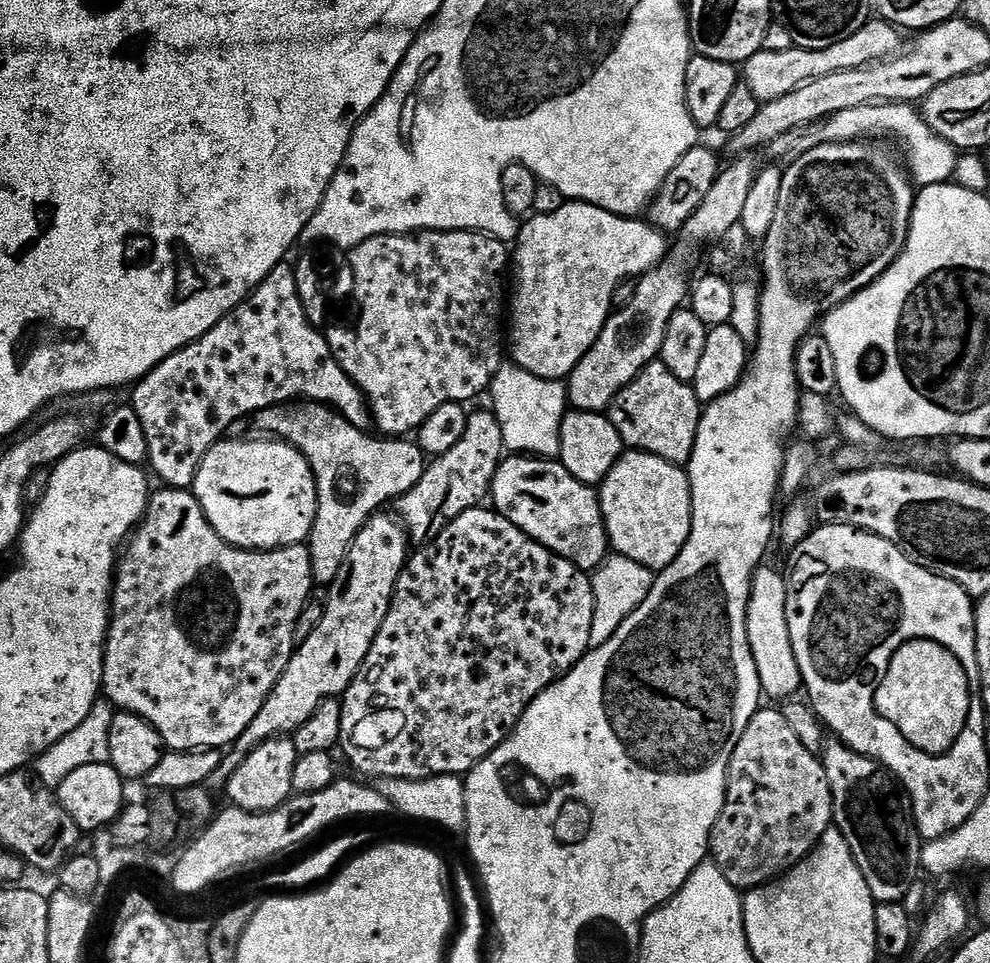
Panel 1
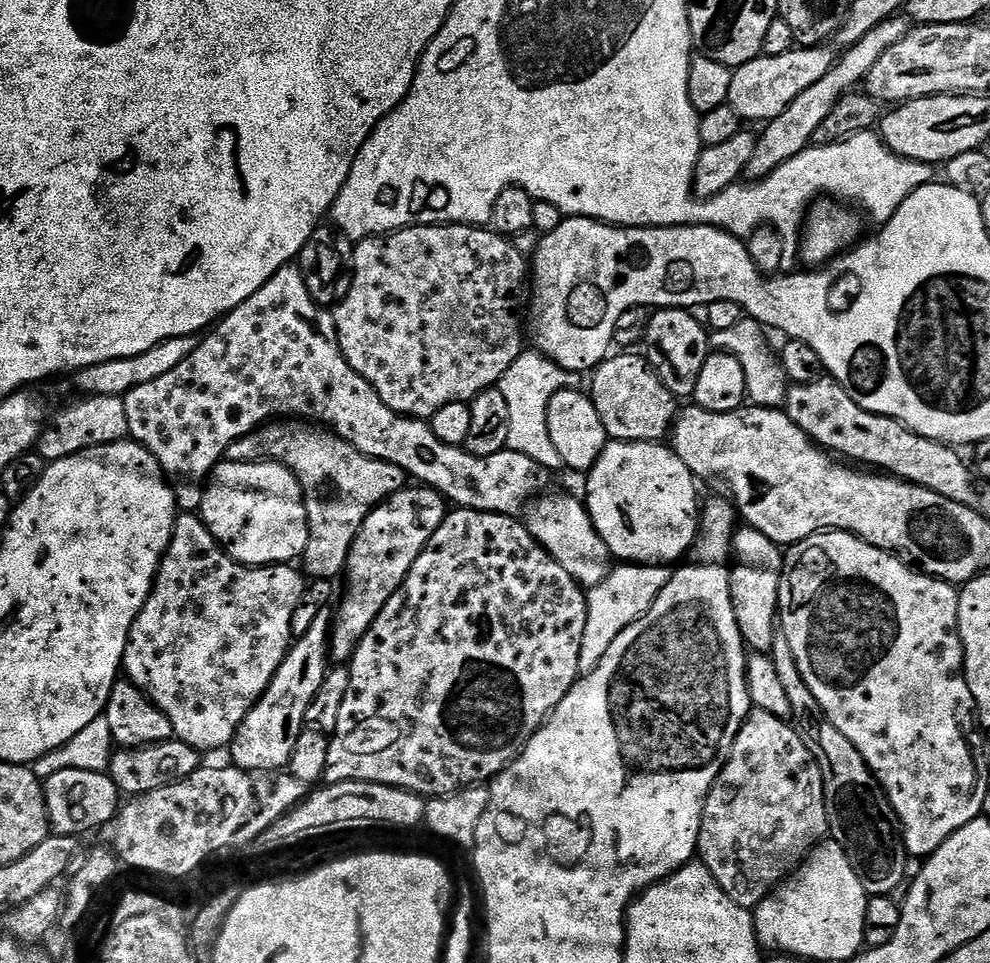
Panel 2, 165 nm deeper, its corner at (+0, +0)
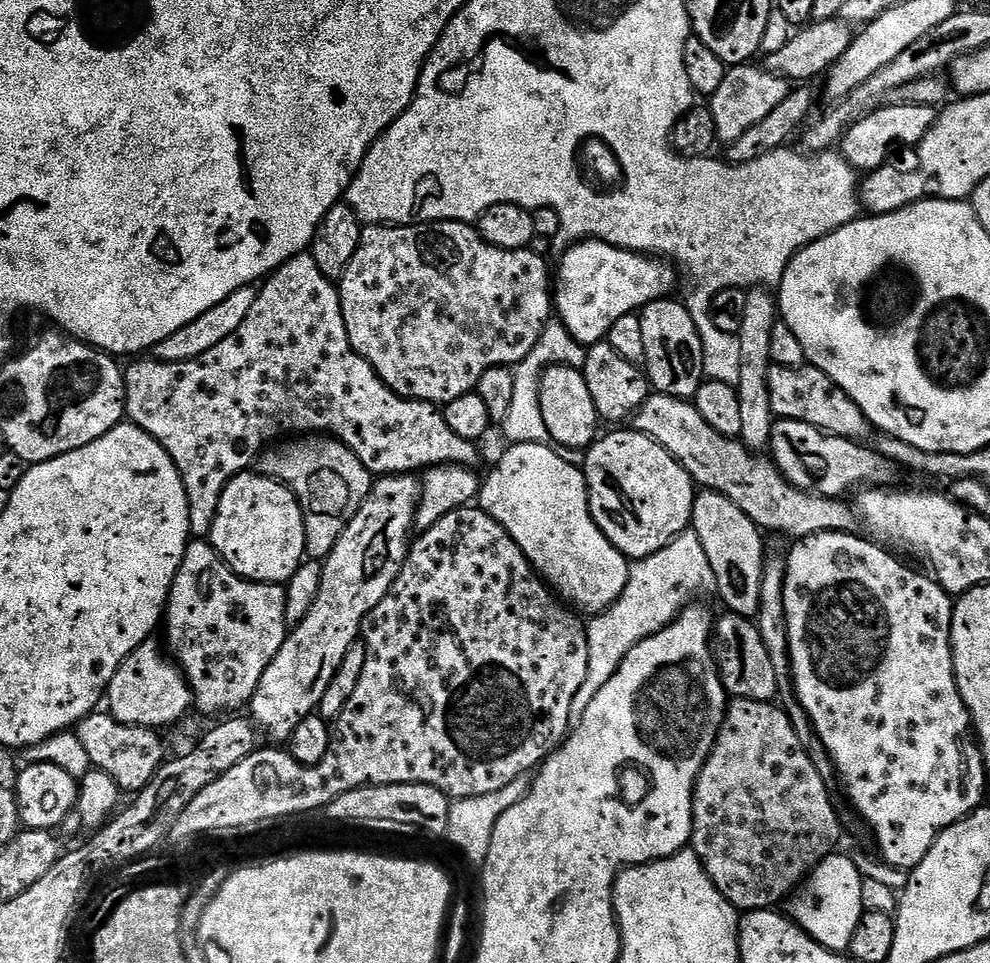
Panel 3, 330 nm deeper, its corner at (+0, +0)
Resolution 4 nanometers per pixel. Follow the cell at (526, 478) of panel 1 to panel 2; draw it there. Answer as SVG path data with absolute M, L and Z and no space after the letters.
M299 267L277 270L257 292L246 298L246 302L223 317L203 339L197 343L190 358L182 358L174 370L162 374L162 378L154 378L154 382L146 382L146 386L134 386L134 390L123 397L128 436L160 463L164 479L172 488L181 513L199 513L204 501L204 489L216 465L227 457L230 442L238 442L242 434L255 432L260 425L269 423L273 418L307 418L319 422L342 437L347 444L353 444L362 454L397 465L411 479L412 476L416 479L413 481L435 488L451 503L453 500L456 508L473 508L479 512L500 512L503 516L511 516L519 513L519 508L523 509L541 491L539 488L544 484L545 473L539 464L526 458L526 454L505 450L489 456L475 456L467 447L442 442L427 419L402 416L390 410L390 406L378 398L374 386L370 386L370 382L366 382L366 378L362 378L362 374L355 372L350 362L346 362L332 312L312 301Z

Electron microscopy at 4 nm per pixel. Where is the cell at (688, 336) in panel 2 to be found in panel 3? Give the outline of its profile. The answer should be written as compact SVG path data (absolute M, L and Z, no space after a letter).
M676 298L655 300L640 309L638 315L646 346L643 367L646 369L649 385L659 395L691 401L706 377L702 338L698 334L698 326L694 326L694 318L690 318L687 303L680 301L679 304Z

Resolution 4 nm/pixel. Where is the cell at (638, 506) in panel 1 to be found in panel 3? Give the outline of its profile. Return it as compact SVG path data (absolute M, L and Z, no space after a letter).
M629 430L603 436L587 449L582 465L584 481L588 484L588 509L592 511L594 522L602 534L606 534L608 541L617 550L633 561L645 560L650 554L666 547L675 536L691 525L697 489L691 474L662 445L646 434Z

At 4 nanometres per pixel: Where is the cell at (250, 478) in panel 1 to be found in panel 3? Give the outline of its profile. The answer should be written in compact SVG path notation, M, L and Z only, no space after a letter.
M256 470L241 472L228 483L226 490L222 490L218 514L212 523L210 543L220 553L225 564L244 580L256 580L259 584L287 585L288 579L298 570L306 556L304 512L300 509L300 501L292 493L292 489L279 480L262 476Z

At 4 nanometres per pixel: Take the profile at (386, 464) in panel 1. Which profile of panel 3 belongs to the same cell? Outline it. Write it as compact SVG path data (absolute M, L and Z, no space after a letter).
M300 434L265 448L260 453L258 471L292 489L304 512L305 553L321 562L328 559L354 514L368 501L374 483L367 466L345 444L328 434Z

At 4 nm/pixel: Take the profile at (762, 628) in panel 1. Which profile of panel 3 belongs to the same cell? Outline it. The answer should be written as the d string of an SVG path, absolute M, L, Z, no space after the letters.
M701 491L692 507L691 531L698 534L706 558L710 558L710 570L714 570L715 591L720 592L729 613L734 616L755 617L760 610L762 574L766 559L766 540L756 527L730 498L720 492Z

